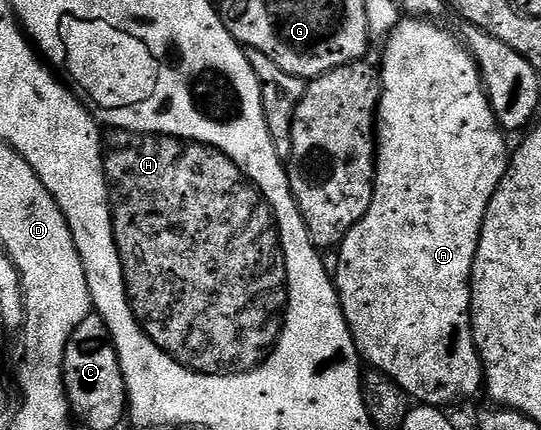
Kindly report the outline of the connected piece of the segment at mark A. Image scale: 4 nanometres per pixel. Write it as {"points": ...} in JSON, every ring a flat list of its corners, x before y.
{"points":[[405,17,385,40,383,44,385,56,382,57,381,63,379,62,382,92,381,101,377,104,379,122,375,128,377,144,375,194,365,216,351,228,347,237,339,245,341,264,335,280,337,296,347,325,351,329,351,337,357,346,358,355,372,370,380,371,386,378,396,382,410,400,438,409,449,409,452,403,461,403,473,395,472,389,465,387,465,347,461,344,461,331,469,333,473,329,469,312,471,305,469,278,473,272,473,262,479,245,481,226,487,213,487,205,495,189,503,181,511,158,510,148,505,148,506,132,501,130,501,124,498,123,491,109,485,85,481,81,481,70,477,68,477,63,473,60,468,46,458,36,457,39,451,32,444,31,432,18]]}

